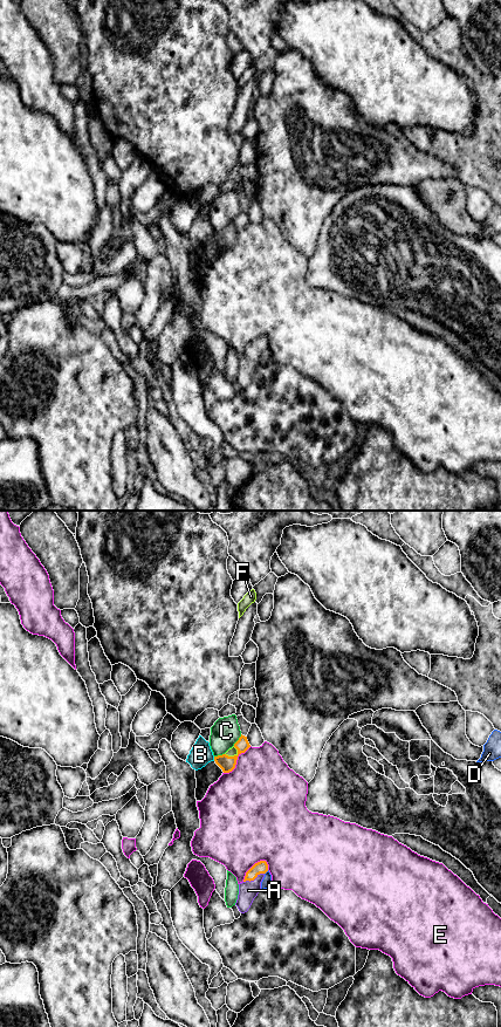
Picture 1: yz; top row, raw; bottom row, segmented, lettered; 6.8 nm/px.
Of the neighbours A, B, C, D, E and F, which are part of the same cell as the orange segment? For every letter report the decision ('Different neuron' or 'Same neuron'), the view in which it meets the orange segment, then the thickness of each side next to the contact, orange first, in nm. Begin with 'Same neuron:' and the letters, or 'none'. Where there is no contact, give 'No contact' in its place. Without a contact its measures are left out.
Same neuron: A, F
A: Same neuron. Touches orange in yz. Thickness 90 nm (orange) against 130 nm
B: Different neuron. Touches orange in yz. Thickness 110 nm (orange) against 150 nm
C: Different neuron. Touches orange in yz. Thickness 110 nm (orange) against 200 nm
D: Different neuron. Touches orange in yz. Thickness 90 nm (orange) against 70 nm
E: Different neuron. Touches orange in yz. Thickness 90 nm (orange) against 480 nm
F: Same neuron. Touches orange in yz. Thickness 110 nm (orange) against 60 nm

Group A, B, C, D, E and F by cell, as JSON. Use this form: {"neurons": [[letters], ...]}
{"neurons": [["A", "F"], ["B"], ["C"], ["D"], ["E"]]}

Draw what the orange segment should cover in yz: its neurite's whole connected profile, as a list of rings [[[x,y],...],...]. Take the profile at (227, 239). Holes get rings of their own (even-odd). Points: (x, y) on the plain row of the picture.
[[[242,211],[225,230],[214,232],[215,239],[224,248],[229,248],[235,244],[238,232],[250,222],[247,212]]]

